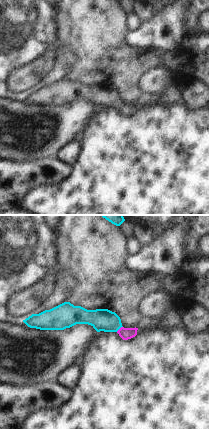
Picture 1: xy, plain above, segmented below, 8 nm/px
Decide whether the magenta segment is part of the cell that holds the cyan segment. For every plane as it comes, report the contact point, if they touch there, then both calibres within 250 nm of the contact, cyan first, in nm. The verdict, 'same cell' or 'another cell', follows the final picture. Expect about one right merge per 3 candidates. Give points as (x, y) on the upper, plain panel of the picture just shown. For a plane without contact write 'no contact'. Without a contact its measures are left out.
meets cyan at (119, 104); 180 nm thick on the cyan side, 100 nm on the other

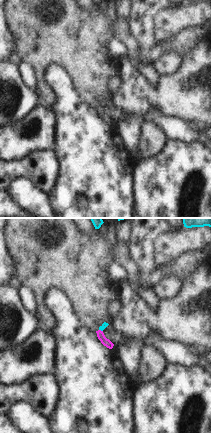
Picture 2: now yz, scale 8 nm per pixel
meets cyan at (101, 106); 50 nm thick on the cyan side, 70 nm on the other

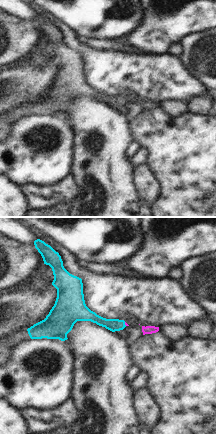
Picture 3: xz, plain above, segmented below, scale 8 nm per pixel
meets cyan at (124, 100); 100 nm thick on the cyan side, 20 nm on the other

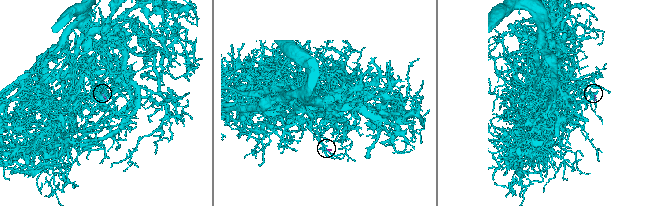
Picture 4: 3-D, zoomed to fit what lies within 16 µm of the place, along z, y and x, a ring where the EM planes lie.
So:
same cell

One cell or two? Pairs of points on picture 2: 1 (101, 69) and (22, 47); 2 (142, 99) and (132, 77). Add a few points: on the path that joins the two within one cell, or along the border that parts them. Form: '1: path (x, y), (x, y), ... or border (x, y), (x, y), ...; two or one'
1: path (81, 53), (42, 52); one
2: path (137, 94), (133, 82); one

